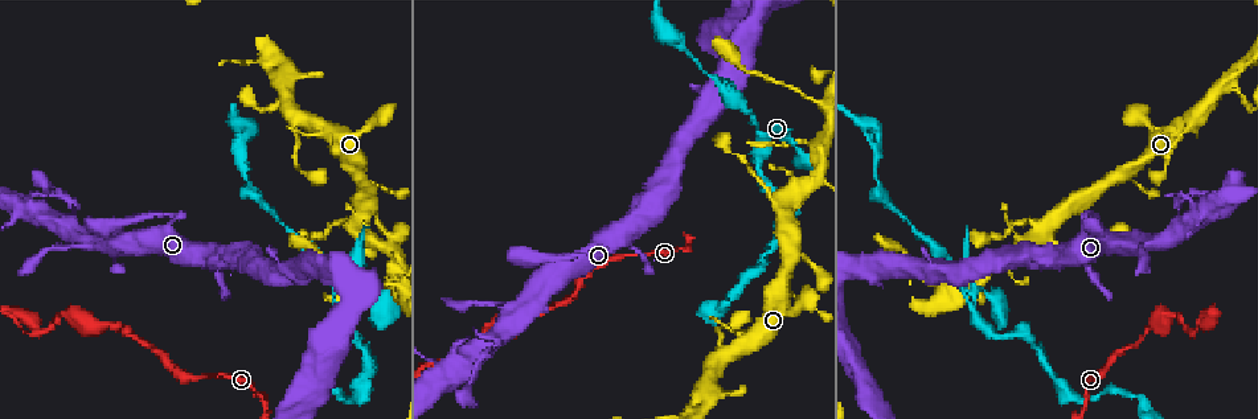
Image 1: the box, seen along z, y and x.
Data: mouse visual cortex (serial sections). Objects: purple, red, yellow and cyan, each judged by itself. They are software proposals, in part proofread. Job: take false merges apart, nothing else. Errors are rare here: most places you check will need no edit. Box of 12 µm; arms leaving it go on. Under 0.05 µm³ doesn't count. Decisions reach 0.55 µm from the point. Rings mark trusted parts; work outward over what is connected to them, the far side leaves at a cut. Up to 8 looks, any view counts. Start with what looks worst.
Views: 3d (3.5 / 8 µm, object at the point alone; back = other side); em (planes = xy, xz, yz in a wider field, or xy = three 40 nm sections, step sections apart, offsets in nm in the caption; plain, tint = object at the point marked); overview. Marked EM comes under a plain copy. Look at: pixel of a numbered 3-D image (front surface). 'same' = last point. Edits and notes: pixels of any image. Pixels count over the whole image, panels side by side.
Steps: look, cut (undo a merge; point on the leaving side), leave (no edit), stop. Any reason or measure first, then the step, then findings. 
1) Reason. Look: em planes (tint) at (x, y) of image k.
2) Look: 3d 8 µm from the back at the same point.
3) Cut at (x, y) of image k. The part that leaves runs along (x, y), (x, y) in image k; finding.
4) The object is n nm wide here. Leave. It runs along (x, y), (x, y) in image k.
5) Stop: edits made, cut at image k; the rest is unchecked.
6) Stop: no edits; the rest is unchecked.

Sharp bend. Look: 3d 3.5 µm at (780, 137) of image 1.

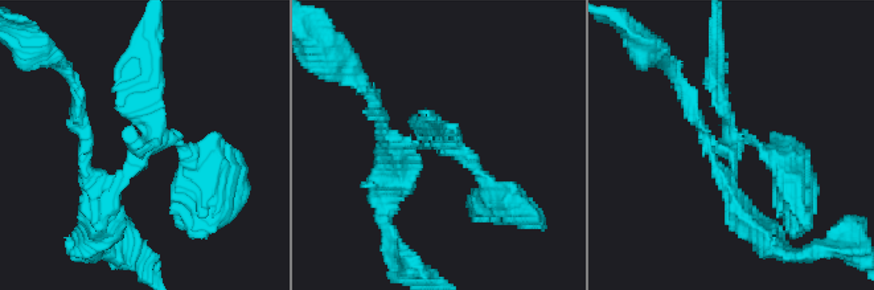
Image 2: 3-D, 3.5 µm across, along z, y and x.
Look: em xy step 3 (tint) at (438, 146) of image 2.

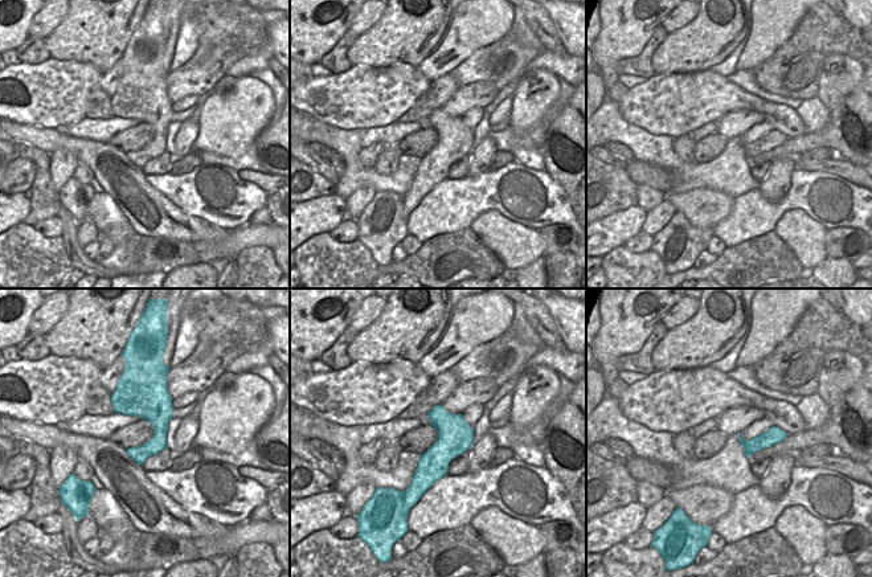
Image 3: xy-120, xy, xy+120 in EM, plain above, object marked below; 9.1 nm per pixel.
Cut at (742, 221) of image 2. The part that leaves runs along (733, 166), (743, 219), (795, 256) in image 2; a second cell is stuck on.

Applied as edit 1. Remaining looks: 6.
Redraw. Look: overview.

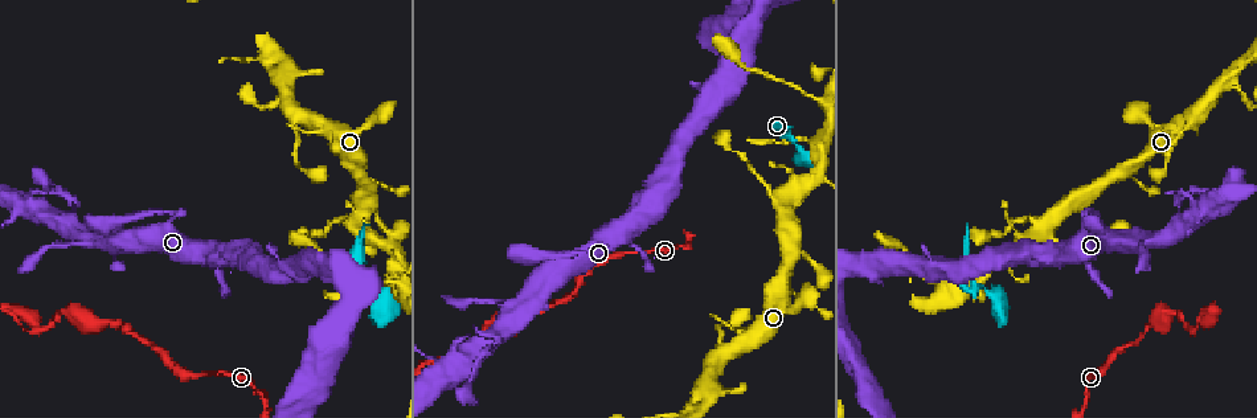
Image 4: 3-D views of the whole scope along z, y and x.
Arms part here. Look: 3d 8 µm at (431, 362) of image 4.

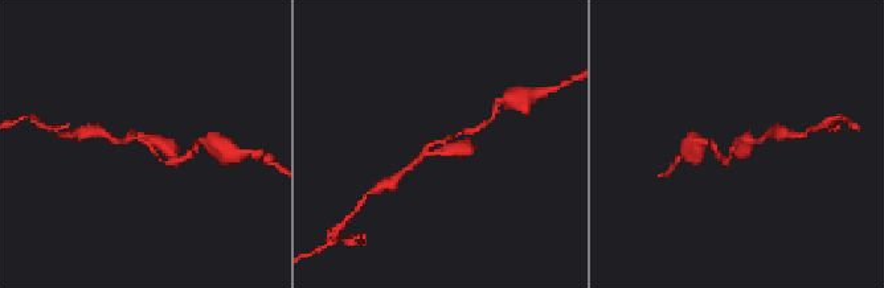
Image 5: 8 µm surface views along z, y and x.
Look: 3d 3.5 µm at (442, 141) of image 5.

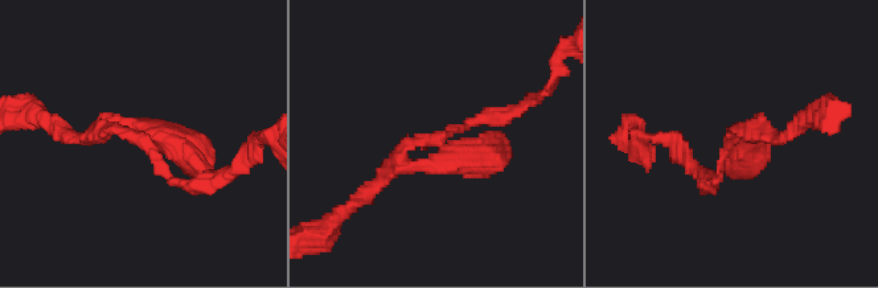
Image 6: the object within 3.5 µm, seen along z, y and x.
Look: em xy step 3 (tint) at (441, 132) of image 6.

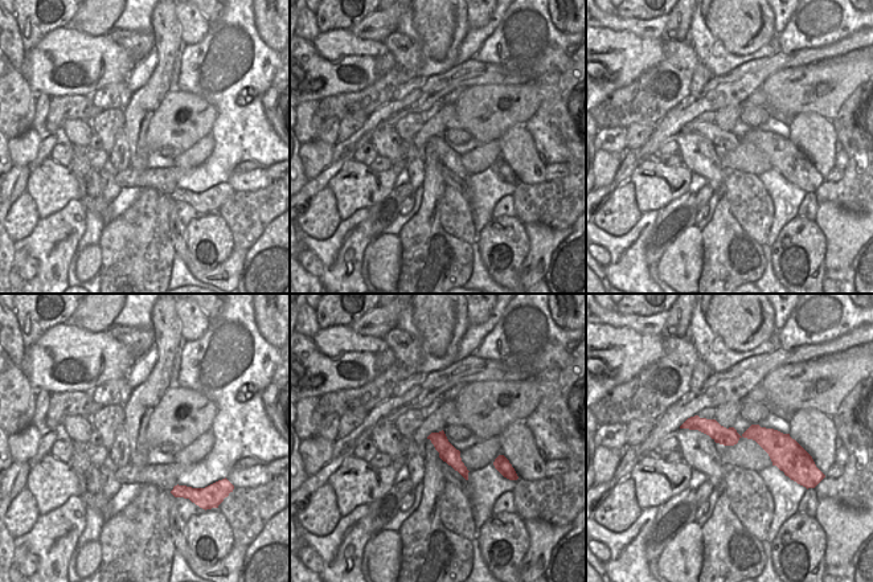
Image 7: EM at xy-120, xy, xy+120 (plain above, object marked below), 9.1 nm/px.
The object is 170 nm wide here. Leave. It runs along (687, 425), (790, 450) in image 7; one cell here.

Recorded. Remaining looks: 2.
Sudden change in width. Look: 3d 3.5 µm at (282, 79) of image 4.

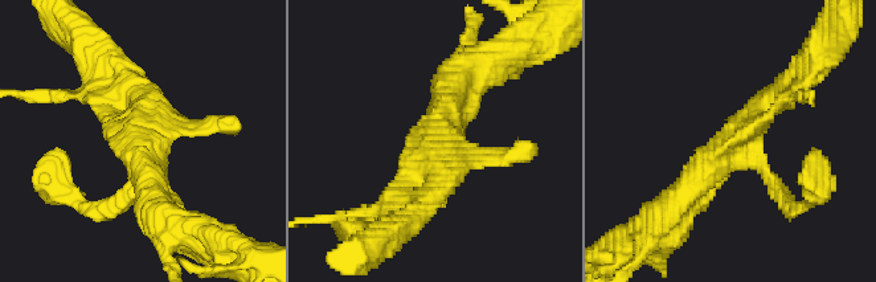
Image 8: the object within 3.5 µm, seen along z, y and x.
Look: em xy step 3 (tint) at (146, 145) of image 8.

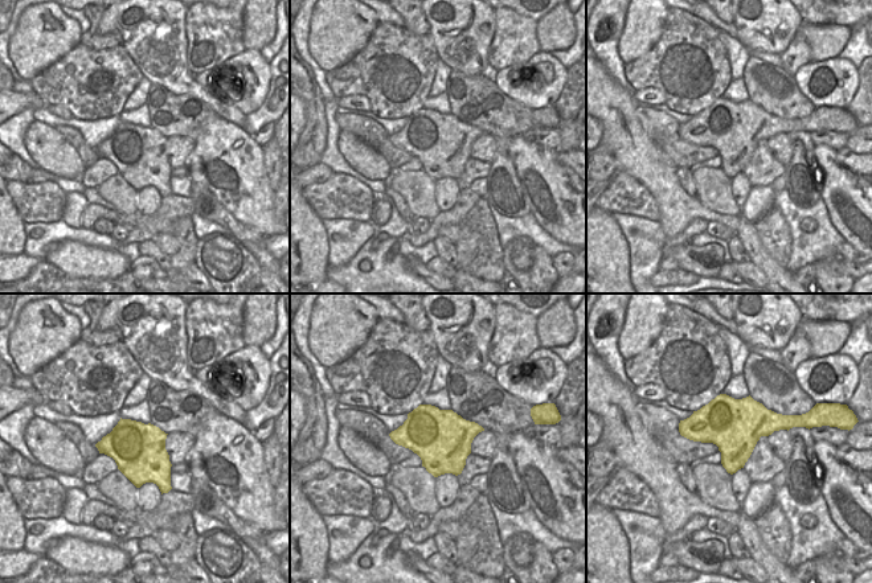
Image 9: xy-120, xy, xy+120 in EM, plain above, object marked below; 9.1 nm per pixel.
Leave. It runs along (671, 208), (789, 82) in image 8; continuous, no second cell.

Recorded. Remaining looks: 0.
Stop: edits made, cut at image 2; the rest is unchecked.

